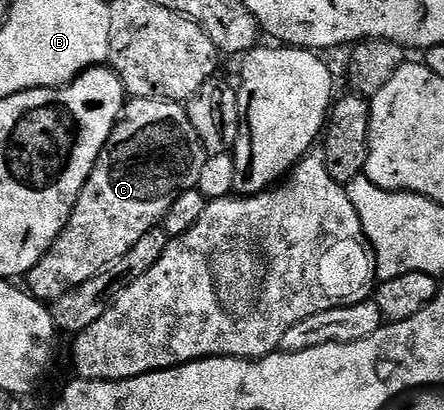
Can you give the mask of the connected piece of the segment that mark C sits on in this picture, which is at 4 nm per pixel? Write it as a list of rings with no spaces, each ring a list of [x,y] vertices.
[[[130,99],[91,170],[81,197],[75,202],[71,218],[45,257],[30,270],[27,277],[29,295],[42,302],[58,300],[63,298],[63,294],[75,290],[75,286],[83,286],[83,282],[95,278],[95,274],[119,262],[119,258],[134,248],[139,238],[147,234],[147,230],[158,227],[164,221],[178,192],[197,187],[206,159],[203,142],[197,138],[188,111],[180,103],[172,100]]]

